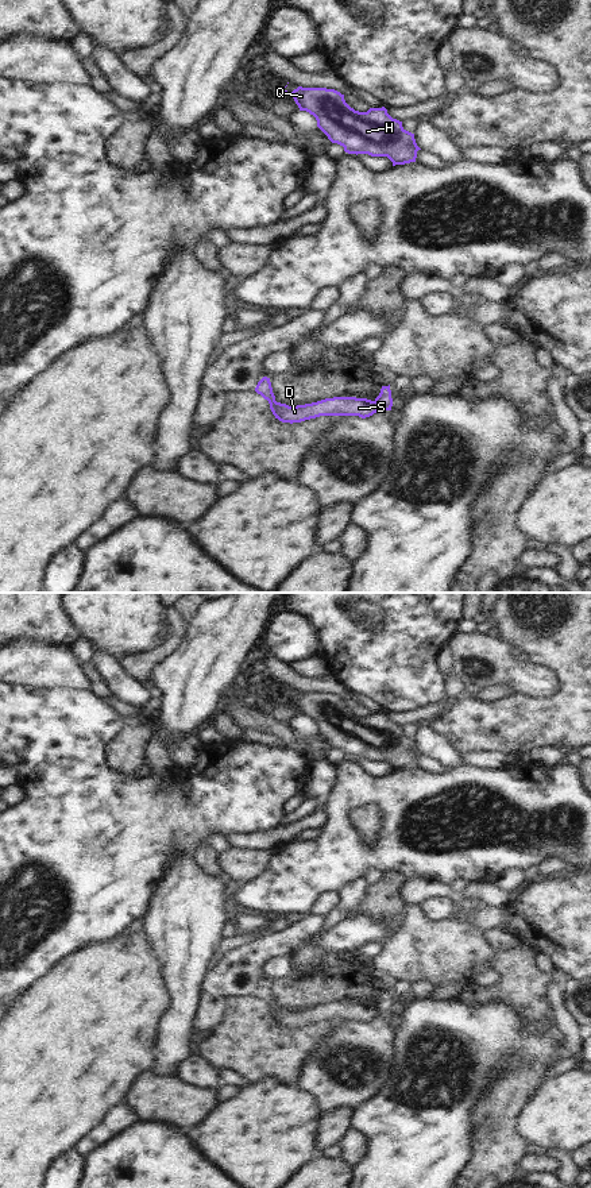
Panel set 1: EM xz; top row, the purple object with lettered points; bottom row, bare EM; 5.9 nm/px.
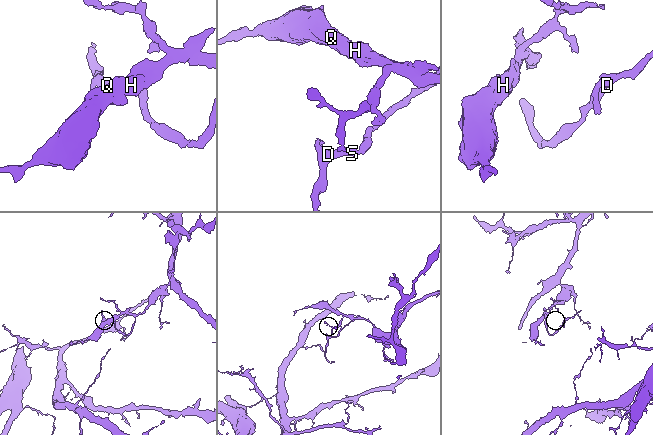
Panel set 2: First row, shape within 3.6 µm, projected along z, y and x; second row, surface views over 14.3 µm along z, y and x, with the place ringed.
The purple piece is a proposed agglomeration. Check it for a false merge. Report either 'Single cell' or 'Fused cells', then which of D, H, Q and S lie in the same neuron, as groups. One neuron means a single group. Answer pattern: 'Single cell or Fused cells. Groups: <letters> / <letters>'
Fused cells. Groups: D S / H Q

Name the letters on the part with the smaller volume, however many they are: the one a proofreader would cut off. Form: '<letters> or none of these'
D, S

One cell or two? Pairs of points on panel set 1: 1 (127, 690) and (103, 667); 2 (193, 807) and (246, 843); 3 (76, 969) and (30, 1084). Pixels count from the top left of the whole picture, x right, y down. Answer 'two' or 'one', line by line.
1: one
2: two
3: one

